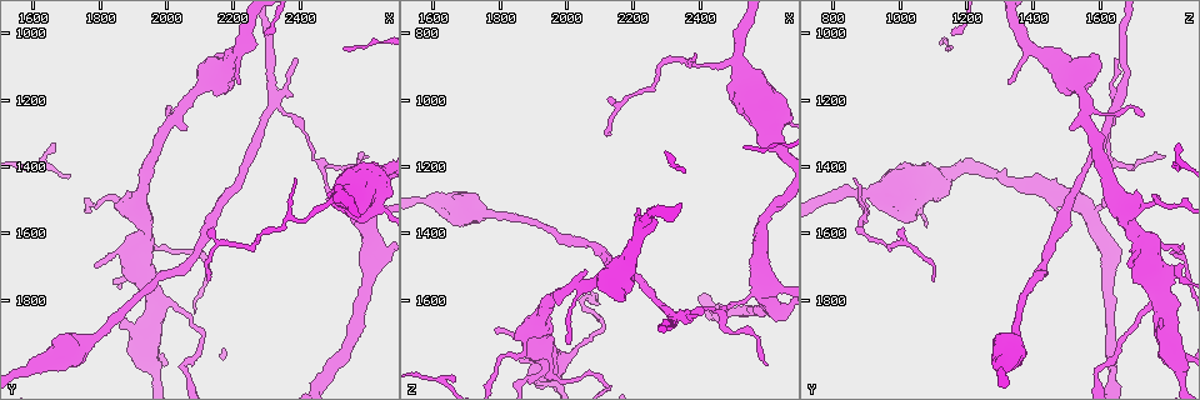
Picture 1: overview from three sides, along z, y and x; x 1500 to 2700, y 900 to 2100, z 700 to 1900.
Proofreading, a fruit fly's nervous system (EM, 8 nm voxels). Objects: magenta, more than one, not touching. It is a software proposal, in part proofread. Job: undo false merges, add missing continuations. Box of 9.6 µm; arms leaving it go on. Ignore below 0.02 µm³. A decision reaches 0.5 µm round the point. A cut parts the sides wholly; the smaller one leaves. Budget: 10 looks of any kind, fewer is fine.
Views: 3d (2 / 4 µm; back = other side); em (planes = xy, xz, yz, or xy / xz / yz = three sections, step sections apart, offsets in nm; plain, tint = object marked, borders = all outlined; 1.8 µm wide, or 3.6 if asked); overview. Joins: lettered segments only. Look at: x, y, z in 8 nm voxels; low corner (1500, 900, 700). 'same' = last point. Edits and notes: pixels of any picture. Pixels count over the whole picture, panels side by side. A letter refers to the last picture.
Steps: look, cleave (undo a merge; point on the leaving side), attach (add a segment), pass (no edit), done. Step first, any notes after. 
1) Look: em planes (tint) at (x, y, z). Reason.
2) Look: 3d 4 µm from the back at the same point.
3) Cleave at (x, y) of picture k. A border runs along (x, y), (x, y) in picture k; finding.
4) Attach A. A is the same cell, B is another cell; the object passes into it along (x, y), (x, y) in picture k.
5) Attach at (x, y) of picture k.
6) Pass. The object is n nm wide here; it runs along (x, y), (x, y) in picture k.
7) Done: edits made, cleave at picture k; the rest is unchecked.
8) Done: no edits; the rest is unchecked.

Look: em 3.6 µm planes (borders) at (2530, 1480, 900). Sudden change in width.

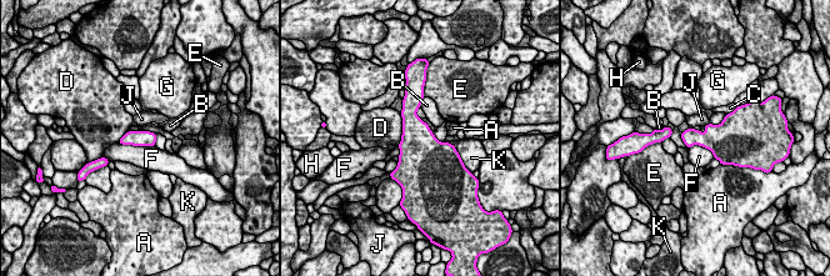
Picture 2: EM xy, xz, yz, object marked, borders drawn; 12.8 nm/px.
Pass. A, B, C, D, E, F, G, H, J and K are other cells; a border runs along (118, 142), (154, 146) in picture 2; continuous, no second neuron.

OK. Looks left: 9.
Look: 3d 2 µm from the back at (2220, 1150, 1320). Thin end.

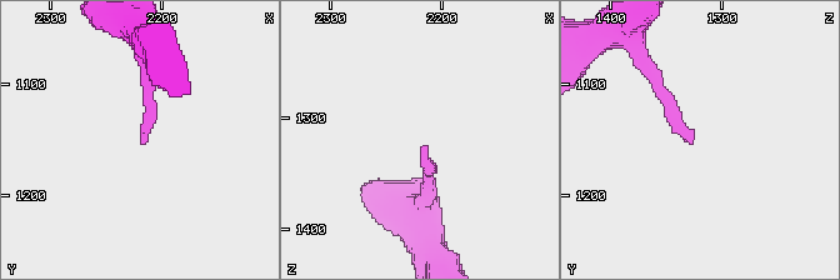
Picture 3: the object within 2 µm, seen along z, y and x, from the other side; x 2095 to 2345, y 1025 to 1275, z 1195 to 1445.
Look: em xy step 4 (borders) at (2216, 1156, 1330). Shape alone is not enough.

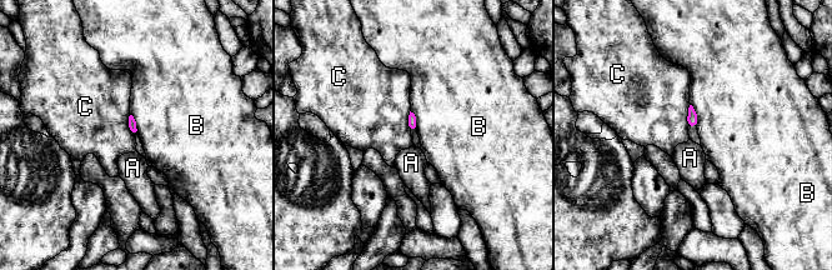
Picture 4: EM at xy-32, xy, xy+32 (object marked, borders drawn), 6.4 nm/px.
Look: em planes (borders) at the same point.

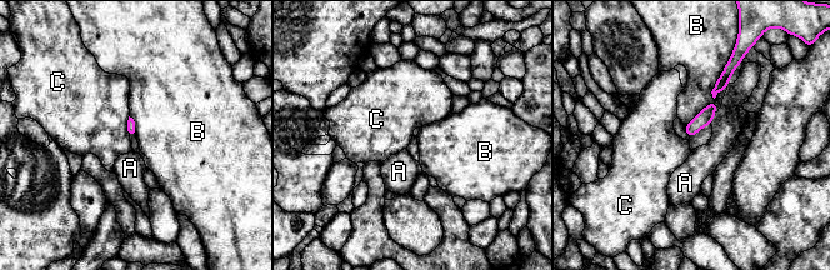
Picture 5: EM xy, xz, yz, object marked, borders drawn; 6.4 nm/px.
Pass. A, B and C are other cells; a border runs along (129, 115), (129, 136) in picture 5; none of them fits.

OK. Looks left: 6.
Look: em planes (tint) at (2320, 1220, 1650). A narrow waist.

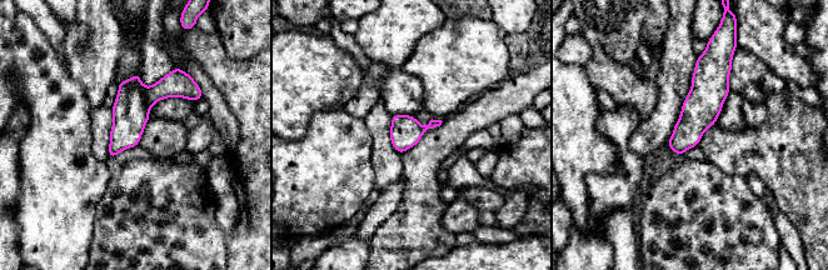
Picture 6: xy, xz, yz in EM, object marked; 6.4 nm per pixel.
Look: em planes (borders) at the same point. What lies round it.

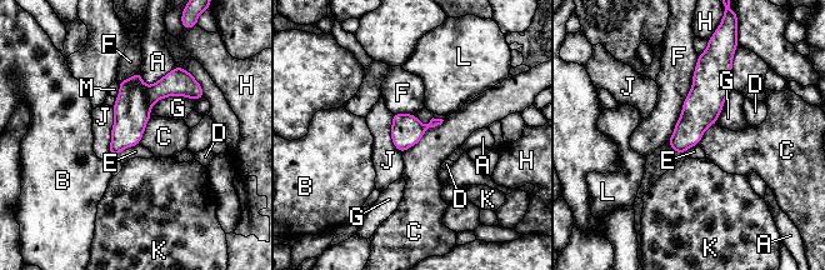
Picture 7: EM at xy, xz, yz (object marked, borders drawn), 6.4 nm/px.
Cleave at (131, 110) of picture 7. A, B, C, D, E, F, G, H, J, K, L and M are other cells; a border runs along (145, 86), (150, 108) in picture 7; two neurons meet here.

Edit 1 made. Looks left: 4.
Look: overview. Redraw.

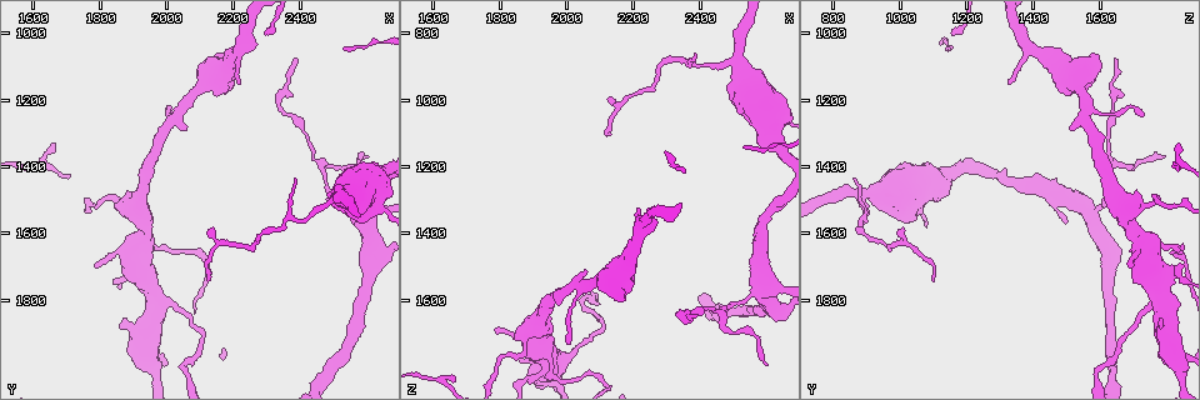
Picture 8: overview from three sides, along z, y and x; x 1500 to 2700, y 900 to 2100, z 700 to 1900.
Look: 3d 4 µm from the back at (2600, 1370, 1800). Thin end.

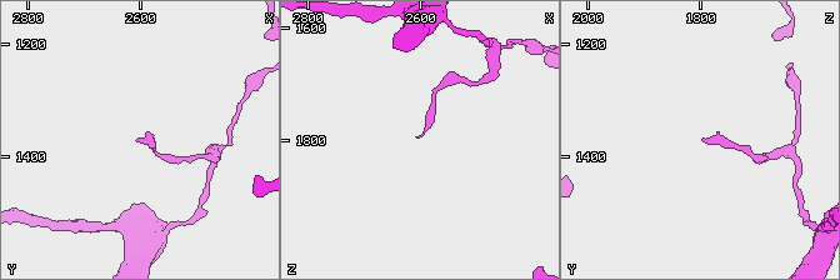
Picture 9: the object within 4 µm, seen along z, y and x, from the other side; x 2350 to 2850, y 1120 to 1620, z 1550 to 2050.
Look: em planes (borders) at (2600, 1370, 1795). Now the EM.

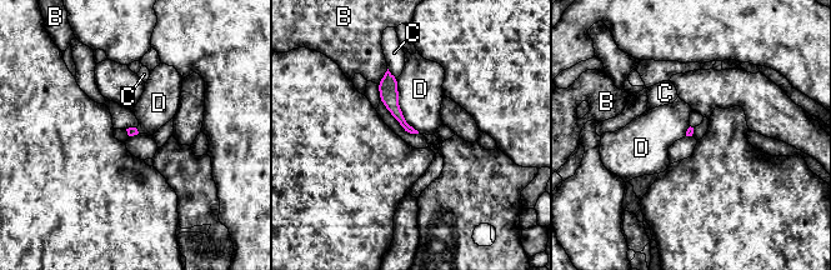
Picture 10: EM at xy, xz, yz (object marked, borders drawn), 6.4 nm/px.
Pass. The longest contact is with D, 380 nm; B, C and D are other cells; no lettered segment goes on from it.

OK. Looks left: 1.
Done: edits made, cleave at picture 7; the rest is unchecked.

